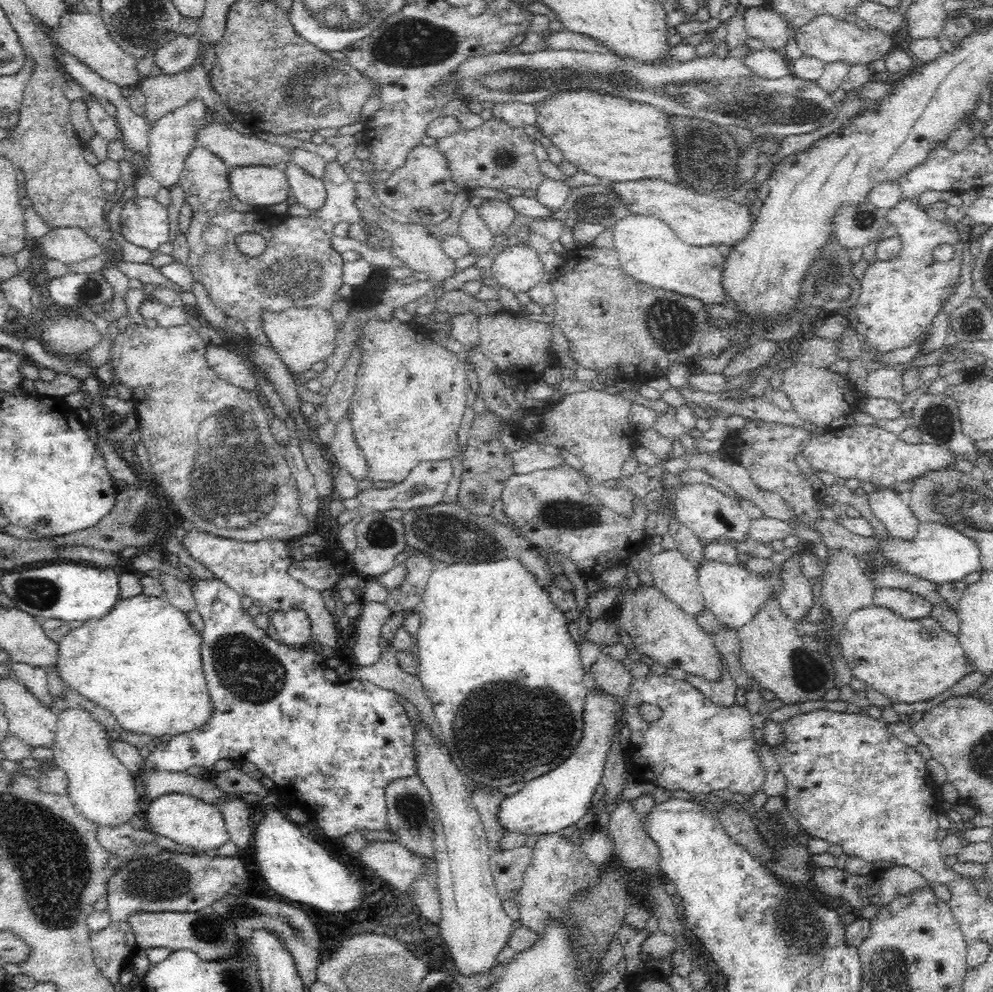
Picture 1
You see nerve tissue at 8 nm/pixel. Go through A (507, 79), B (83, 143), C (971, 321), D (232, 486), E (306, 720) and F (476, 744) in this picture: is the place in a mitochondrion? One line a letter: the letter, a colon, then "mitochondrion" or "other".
A: mitochondrion
B: other
C: mitochondrion
D: mitochondrion
E: other
F: mitochondrion

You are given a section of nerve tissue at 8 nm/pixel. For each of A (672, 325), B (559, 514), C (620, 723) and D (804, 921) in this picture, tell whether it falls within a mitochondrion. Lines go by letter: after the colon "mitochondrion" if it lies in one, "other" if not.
A: mitochondrion
B: mitochondrion
C: other
D: mitochondrion

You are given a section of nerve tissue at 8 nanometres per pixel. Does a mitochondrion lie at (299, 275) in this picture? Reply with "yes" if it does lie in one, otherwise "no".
yes

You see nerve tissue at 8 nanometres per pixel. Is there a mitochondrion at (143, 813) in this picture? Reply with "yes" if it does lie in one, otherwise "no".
no

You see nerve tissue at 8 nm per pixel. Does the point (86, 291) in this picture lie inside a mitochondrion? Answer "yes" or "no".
yes

